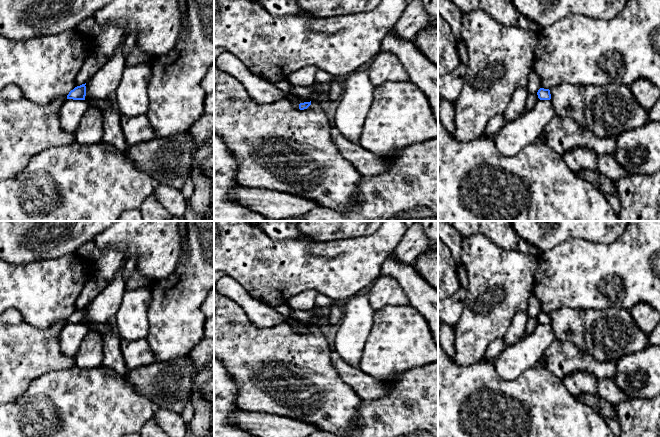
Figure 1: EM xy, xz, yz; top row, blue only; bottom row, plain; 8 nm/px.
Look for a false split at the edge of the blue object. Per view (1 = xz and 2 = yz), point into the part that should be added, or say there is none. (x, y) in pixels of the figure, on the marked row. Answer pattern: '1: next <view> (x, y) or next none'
1: next none
2: next none

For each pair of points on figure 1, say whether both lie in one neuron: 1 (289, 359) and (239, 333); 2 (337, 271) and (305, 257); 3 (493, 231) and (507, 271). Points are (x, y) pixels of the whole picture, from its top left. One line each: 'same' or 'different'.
1: same
2: same
3: different

